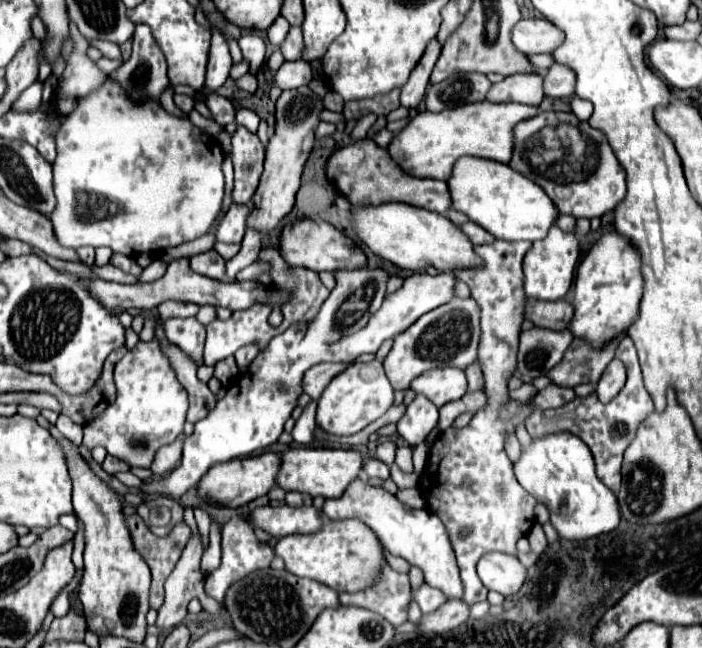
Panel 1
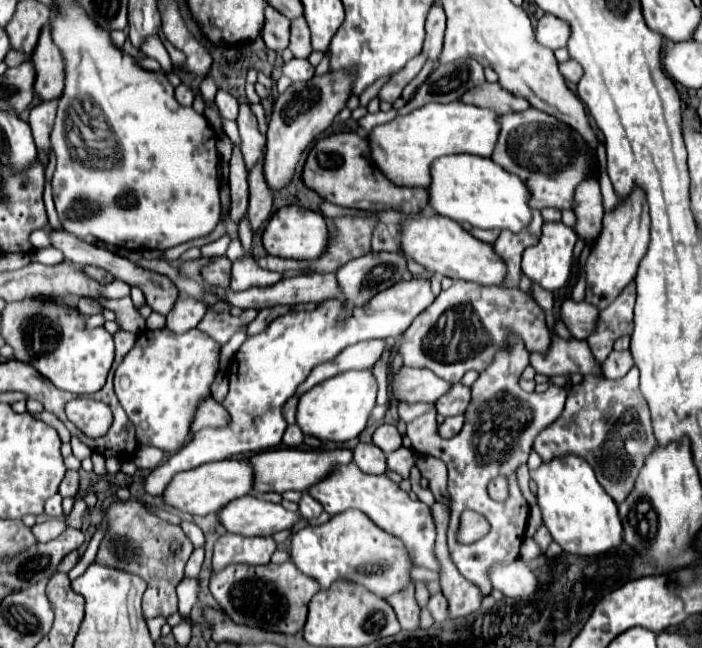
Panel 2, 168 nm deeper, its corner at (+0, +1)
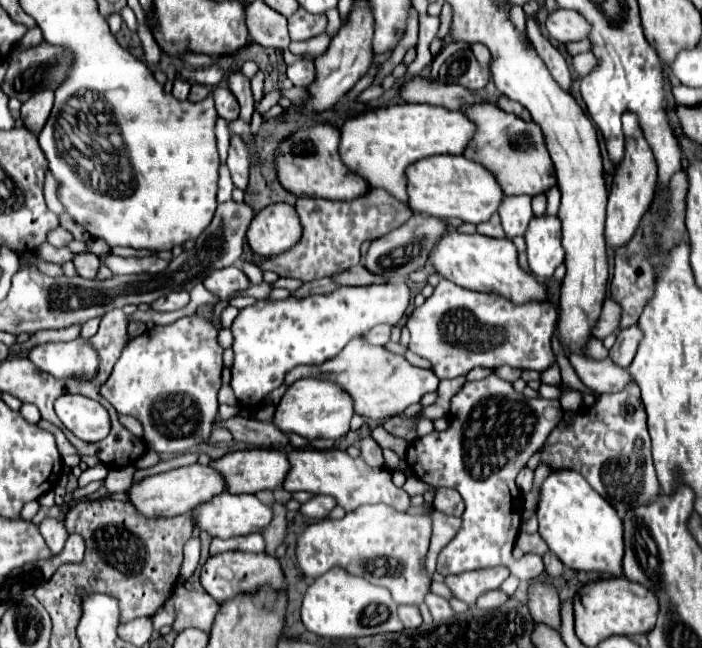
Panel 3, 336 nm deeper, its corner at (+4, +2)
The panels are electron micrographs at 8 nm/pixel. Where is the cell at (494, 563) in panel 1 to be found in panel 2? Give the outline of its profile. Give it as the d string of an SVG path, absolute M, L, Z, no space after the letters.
M516 560L512 564L496 564L490 572L492 586L504 596L512 598L528 598L538 592L538 578L528 570L528 566L522 560Z

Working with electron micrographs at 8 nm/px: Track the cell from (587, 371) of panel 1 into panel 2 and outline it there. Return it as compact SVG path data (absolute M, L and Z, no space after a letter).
M634 282L618 294L618 298L600 312L598 326L594 334L588 338L590 350L598 362L604 362L606 356L612 352L612 344L616 338L624 334L632 334L632 318L634 318L634 300L636 300L636 286Z

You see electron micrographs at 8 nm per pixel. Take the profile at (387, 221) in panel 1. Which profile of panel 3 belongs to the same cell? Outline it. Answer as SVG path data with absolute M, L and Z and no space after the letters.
M450 229L444 233L434 251L430 253L428 263L438 271L440 277L450 279L452 283L460 287L468 287L472 291L488 291L488 293L498 293L504 295L506 299L514 303L526 303L526 301L544 301L546 299L546 289L540 285L530 273L524 273L518 267L516 259L516 247L512 241L506 239L490 239L486 235L464 235L458 233L456 229Z

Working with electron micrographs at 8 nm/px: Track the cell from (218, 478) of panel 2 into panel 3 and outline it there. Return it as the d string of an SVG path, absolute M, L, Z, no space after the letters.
M194 463L190 467L180 467L160 475L146 477L140 483L132 485L128 495L134 507L146 517L174 517L174 515L190 515L198 505L210 501L214 495L220 495L224 491L226 491L226 481L220 471L216 471L210 465Z

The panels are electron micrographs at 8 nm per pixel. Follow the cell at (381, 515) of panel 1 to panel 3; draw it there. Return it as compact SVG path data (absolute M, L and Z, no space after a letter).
M300 449L292 451L288 457L290 457L290 473L284 481L286 491L308 491L314 495L330 495L344 511L358 509L360 505L366 503L384 503L400 513L406 513L410 509L410 495L392 483L390 471L384 467L382 469L368 467L360 457L354 459L340 449L328 449L328 451Z

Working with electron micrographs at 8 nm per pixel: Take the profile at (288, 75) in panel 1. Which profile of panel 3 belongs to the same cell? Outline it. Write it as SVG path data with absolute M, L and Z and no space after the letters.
M298 59L296 63L288 65L286 75L296 87L306 87L310 81L314 81L314 63L308 59Z

